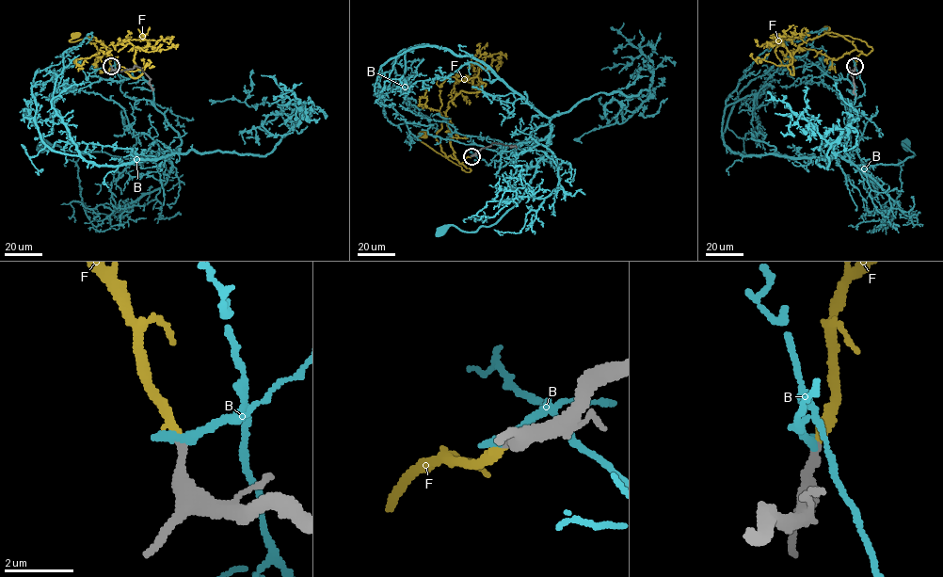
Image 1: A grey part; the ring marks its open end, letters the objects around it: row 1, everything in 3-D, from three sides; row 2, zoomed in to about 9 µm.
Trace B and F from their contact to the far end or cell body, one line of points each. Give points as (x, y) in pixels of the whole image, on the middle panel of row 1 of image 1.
B: (471, 155), (488, 165), (504, 144), (553, 136), (523, 196), (495, 223), (443, 230)
F: (471, 155), (461, 163), (450, 156), (446, 157), (421, 140), (419, 135), (423, 135)

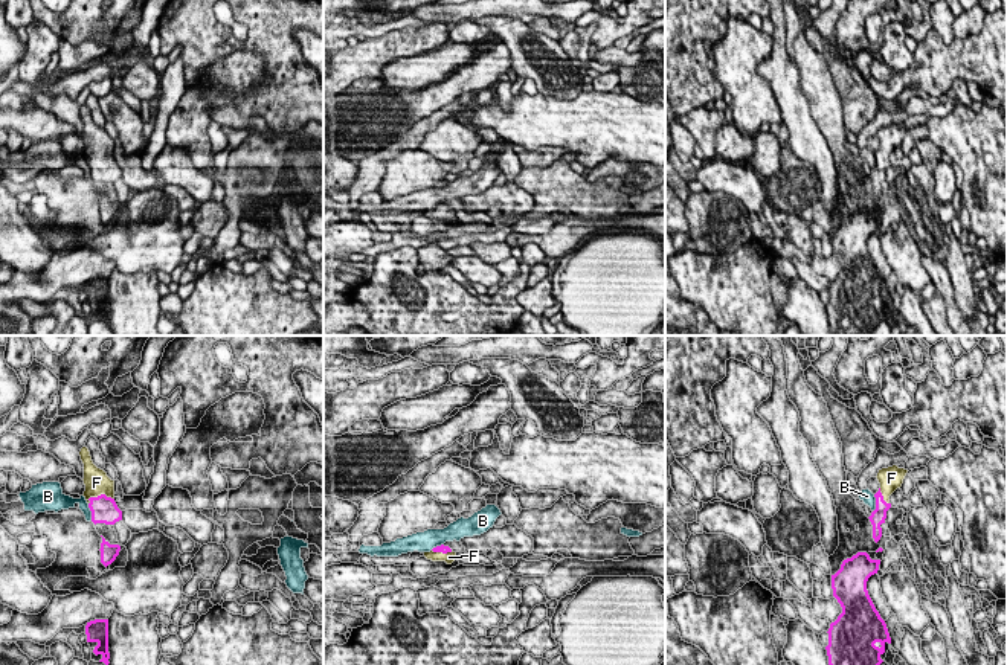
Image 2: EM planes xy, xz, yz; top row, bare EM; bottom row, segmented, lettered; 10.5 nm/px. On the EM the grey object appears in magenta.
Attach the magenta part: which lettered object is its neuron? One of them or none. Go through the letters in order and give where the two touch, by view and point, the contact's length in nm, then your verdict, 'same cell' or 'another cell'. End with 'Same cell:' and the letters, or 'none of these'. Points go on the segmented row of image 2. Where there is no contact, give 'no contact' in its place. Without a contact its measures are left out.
B: yz (876, 504) | 190 nm | another cell
F: xy (101, 494) | 280 nm | same cell
Same cell: F

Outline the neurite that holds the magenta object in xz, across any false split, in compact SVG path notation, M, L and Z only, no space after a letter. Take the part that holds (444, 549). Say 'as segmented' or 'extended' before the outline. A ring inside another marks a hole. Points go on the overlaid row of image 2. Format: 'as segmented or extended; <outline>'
extended; M436 546L430 552L424 552L424 557L432 561L446 561L452 564L456 560L456 552L453 552L449 546Z

